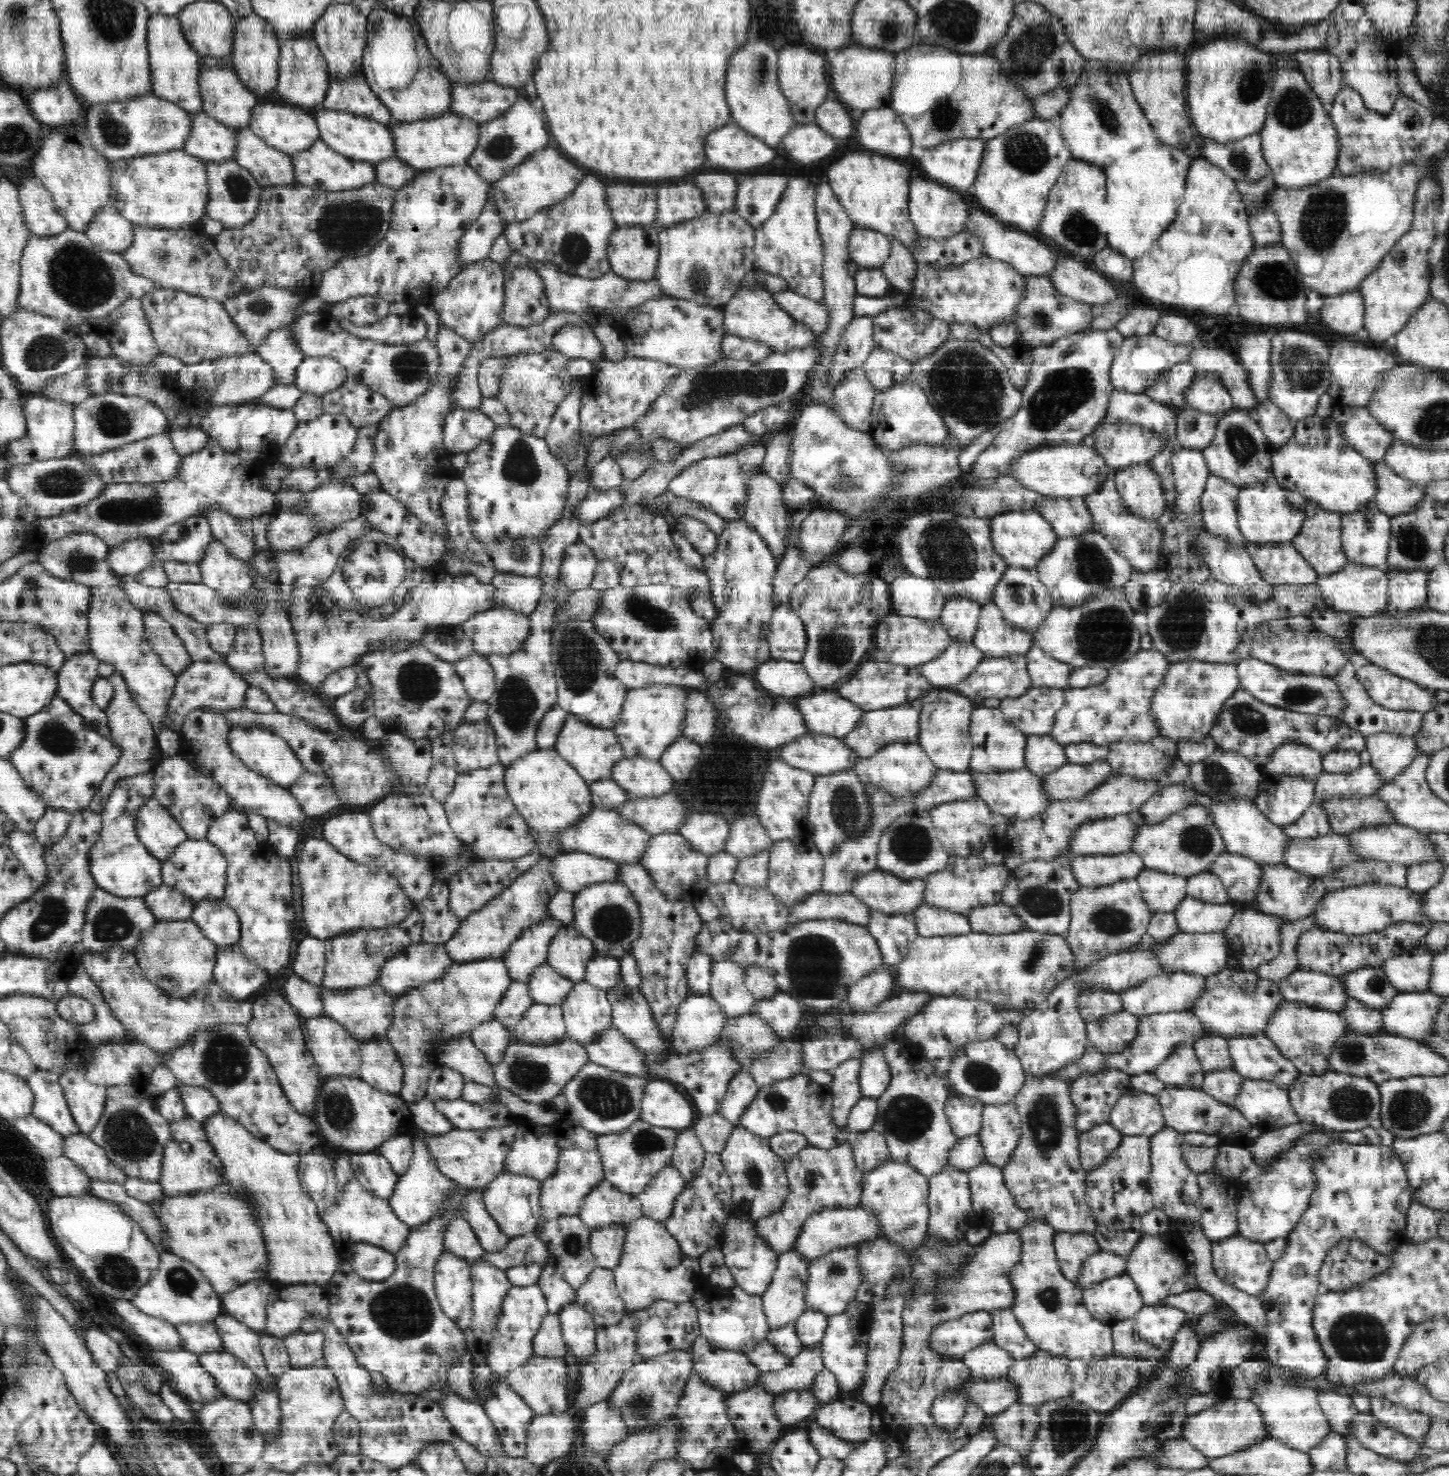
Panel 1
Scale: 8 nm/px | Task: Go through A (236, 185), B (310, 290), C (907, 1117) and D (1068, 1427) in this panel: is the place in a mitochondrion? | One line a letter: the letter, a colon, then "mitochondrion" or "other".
A: mitochondrion
B: other
C: mitochondrion
D: mitochondrion

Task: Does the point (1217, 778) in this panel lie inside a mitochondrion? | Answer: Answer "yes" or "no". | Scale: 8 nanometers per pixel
yes

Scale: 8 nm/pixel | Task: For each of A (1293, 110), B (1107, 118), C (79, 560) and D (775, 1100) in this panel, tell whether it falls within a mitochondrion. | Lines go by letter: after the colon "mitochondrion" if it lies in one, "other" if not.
A: mitochondrion
B: mitochondrion
C: mitochondrion
D: mitochondrion

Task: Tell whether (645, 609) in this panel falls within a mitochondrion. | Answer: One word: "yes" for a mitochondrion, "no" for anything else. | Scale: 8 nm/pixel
yes

